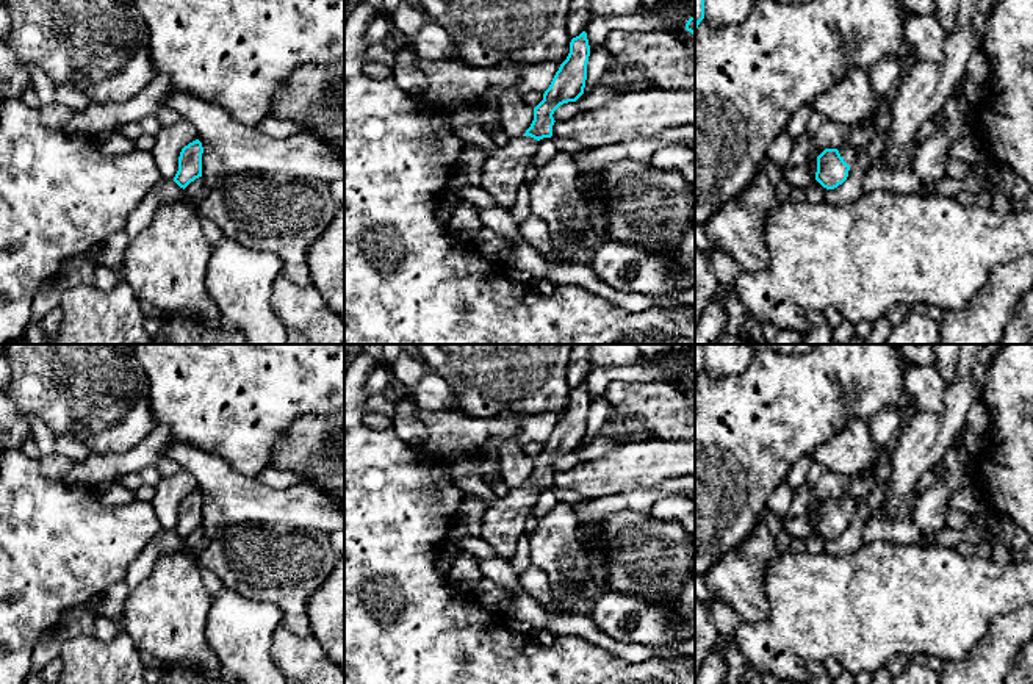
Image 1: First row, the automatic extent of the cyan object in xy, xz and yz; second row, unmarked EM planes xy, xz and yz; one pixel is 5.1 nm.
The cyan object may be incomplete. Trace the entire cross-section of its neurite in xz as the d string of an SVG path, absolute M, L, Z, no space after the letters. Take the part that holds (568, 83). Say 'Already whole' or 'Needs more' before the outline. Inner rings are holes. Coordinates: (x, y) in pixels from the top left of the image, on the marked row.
Needs more. M582 31L570 42L570 53L556 72L543 100L534 108L534 121L523 136L509 142L484 160L481 186L493 197L498 207L510 210L516 191L524 183L532 164L538 141L552 136L554 111L568 102L576 102L585 88L590 45Z

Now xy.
Already whole. M199 139L185 146L178 157L178 171L174 182L180 188L186 188L191 182L202 177L202 153L203 147Z

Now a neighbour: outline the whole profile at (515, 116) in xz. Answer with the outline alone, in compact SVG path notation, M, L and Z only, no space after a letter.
M490 86L487 91L498 99L501 125L507 136L523 136L534 121L534 108L510 88Z

